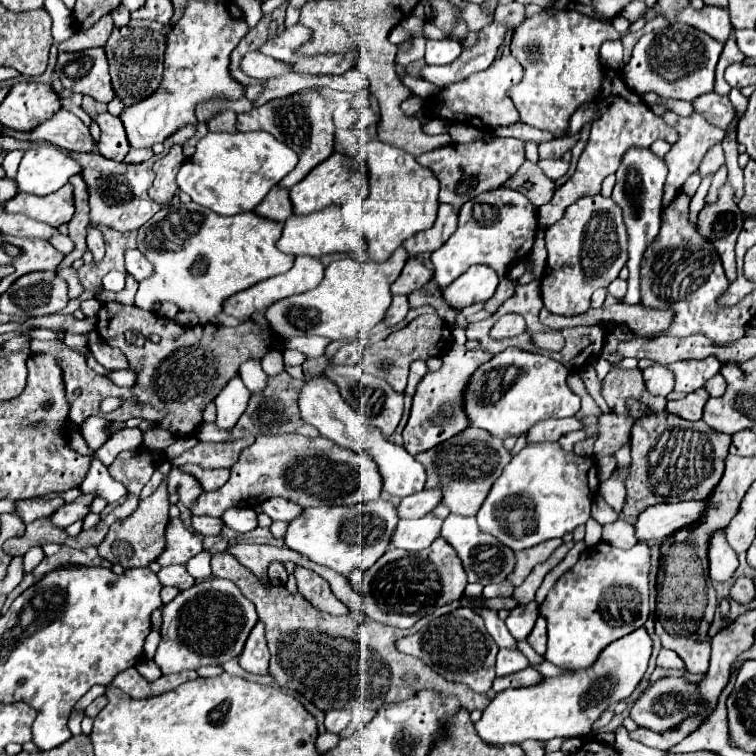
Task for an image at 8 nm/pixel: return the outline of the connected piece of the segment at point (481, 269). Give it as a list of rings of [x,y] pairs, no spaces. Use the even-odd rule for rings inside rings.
[[[475,265],[467,273],[463,273],[451,287],[443,287],[441,295],[453,309],[463,309],[467,305],[475,305],[493,297],[497,289],[497,273],[487,265]]]

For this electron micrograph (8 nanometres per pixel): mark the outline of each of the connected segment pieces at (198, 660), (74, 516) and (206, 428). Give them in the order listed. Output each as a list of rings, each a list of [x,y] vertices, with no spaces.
[[[209,577],[181,591],[171,603],[161,607],[161,613],[161,641],[153,660],[164,675],[185,669],[197,671],[205,665],[223,665],[225,661],[239,657],[247,635],[257,623],[255,605],[229,579],[217,577]]]
[[[81,495],[77,501],[59,507],[59,511],[55,511],[49,519],[51,523],[55,523],[55,527],[67,527],[79,519],[83,519],[89,513],[89,503],[93,501],[93,495]]]
[[[203,423],[197,431],[199,441],[227,441],[231,437],[231,431],[219,431],[215,423]]]

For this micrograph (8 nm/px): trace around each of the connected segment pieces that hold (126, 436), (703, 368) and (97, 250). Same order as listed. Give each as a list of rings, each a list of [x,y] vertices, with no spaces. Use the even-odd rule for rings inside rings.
[[[135,427],[135,429],[121,429],[101,449],[97,449],[93,457],[101,459],[101,463],[105,467],[109,467],[121,451],[133,451],[141,443],[143,443],[143,431],[139,427]]]
[[[707,357],[703,361],[677,361],[667,365],[667,369],[675,375],[675,391],[691,393],[705,387],[705,383],[719,373],[721,363],[717,357]]]
[[[91,227],[91,229],[89,229],[89,235],[87,235],[87,247],[89,247],[89,251],[93,253],[95,261],[101,261],[101,259],[105,257],[103,235],[101,235],[101,231],[99,231],[99,229],[95,229],[95,227]]]

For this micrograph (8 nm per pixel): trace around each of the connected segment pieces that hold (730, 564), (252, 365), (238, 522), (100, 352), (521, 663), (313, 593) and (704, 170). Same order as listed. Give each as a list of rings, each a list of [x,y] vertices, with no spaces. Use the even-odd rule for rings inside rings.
[[[717,531],[709,541],[709,575],[713,581],[727,581],[739,567],[735,551],[729,547],[725,533]]]
[[[249,359],[239,367],[239,375],[243,375],[243,383],[251,393],[263,391],[267,387],[267,373],[261,369],[261,359]]]
[[[227,509],[221,519],[237,533],[247,533],[257,527],[257,513],[253,509]]]
[[[91,331],[91,333],[87,335],[87,347],[89,347],[91,355],[93,355],[105,369],[127,369],[127,367],[129,367],[125,355],[123,355],[119,349],[107,345],[97,331]]]
[[[499,649],[497,655],[497,677],[507,677],[515,671],[521,671],[527,667],[529,661],[521,651],[511,651],[511,649]]]
[[[295,565],[293,577],[297,579],[299,593],[305,595],[305,599],[309,599],[321,611],[327,611],[331,615],[347,615],[347,613],[351,613],[339,599],[335,599],[335,593],[331,591],[329,583],[325,579],[321,579],[317,573],[313,573],[311,569]]]
[[[719,143],[719,145],[715,145],[715,147],[705,155],[705,159],[703,159],[701,167],[699,167],[699,175],[701,175],[701,177],[709,177],[709,175],[717,173],[717,171],[723,167],[723,163],[725,163],[725,157],[723,157],[723,149],[721,149],[721,143]]]

